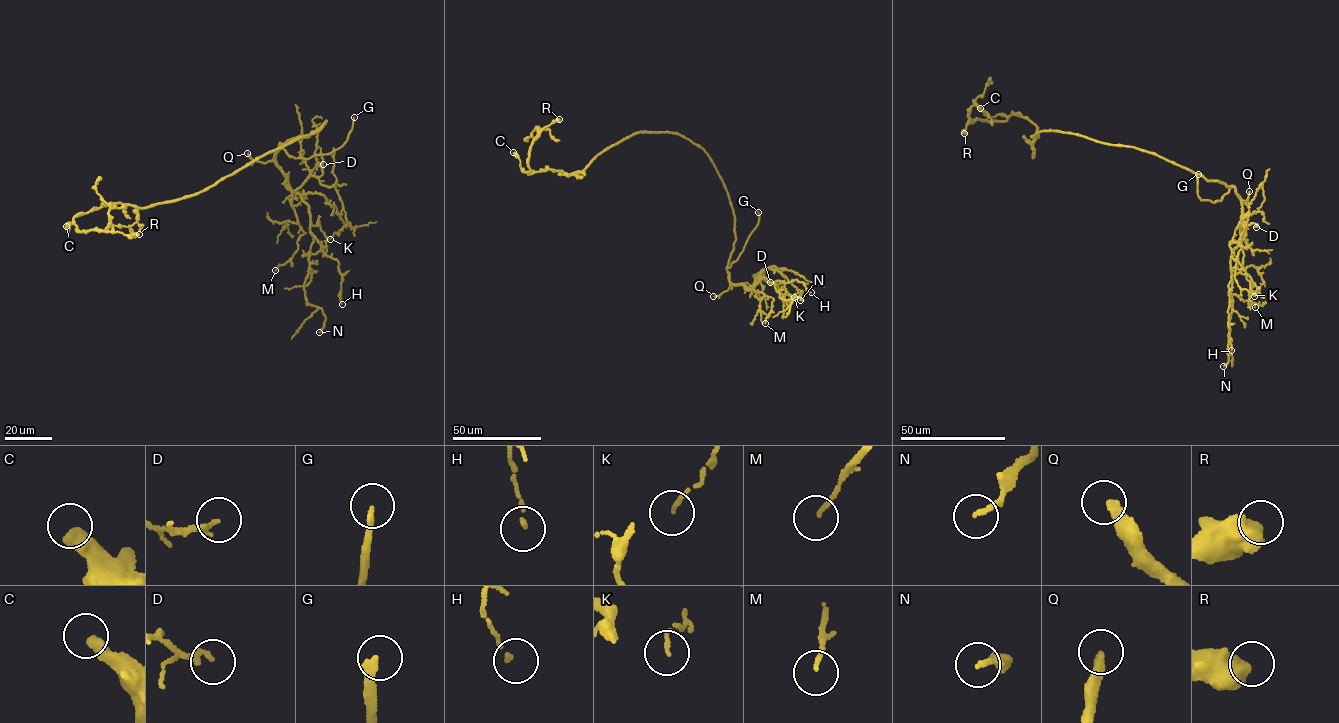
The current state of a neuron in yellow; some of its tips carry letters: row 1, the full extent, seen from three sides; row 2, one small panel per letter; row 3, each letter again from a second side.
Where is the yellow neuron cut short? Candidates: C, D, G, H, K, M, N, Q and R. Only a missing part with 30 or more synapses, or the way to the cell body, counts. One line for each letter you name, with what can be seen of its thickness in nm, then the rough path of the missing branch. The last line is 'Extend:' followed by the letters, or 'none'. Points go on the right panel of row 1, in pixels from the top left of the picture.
G: Thickness 220 nm. Course of what is missing: (1198, 174), (1195, 137), (1181, 127), (1146, 124)
Q: Thickness 360 nm. Course of what is missing: (1249, 191), (1250, 179), (1280, 130), (1281, 121), (1276, 107)
Extend: G, Q

